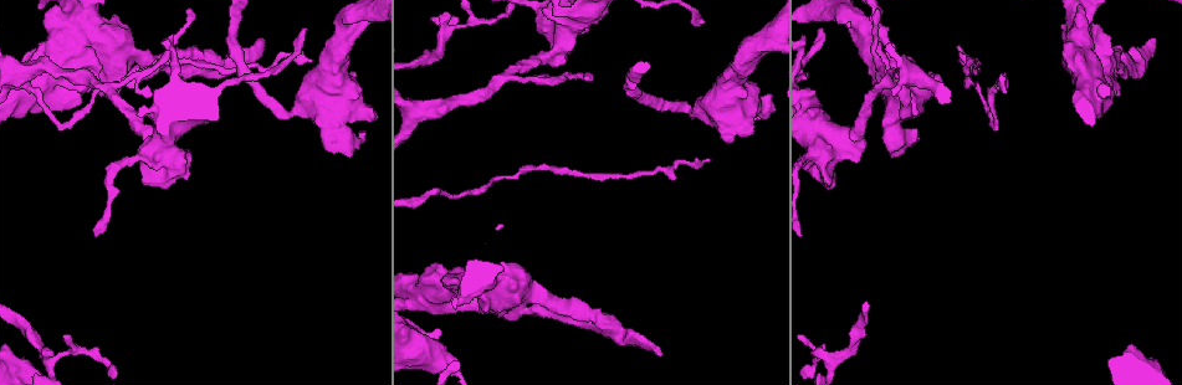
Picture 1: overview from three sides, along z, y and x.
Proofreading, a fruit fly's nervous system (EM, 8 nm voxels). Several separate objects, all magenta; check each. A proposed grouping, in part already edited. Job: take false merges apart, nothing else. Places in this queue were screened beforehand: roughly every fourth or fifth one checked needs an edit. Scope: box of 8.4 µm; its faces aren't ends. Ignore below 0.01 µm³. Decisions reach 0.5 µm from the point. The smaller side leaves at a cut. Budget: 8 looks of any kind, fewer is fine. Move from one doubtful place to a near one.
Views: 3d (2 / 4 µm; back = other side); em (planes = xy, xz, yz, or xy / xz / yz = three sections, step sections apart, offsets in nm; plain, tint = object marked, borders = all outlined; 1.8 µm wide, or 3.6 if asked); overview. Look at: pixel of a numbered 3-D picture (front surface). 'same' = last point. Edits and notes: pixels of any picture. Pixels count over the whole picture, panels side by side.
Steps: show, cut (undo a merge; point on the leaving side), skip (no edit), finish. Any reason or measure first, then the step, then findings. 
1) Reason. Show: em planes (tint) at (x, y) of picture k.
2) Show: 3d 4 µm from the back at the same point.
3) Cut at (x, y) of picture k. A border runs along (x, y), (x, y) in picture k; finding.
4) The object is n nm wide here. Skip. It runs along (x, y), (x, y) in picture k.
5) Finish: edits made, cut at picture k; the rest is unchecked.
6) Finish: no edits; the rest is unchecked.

Thick turns thin. Show: em 3.6 µm xy step 16 (tint) at (818, 140) of picture 1.

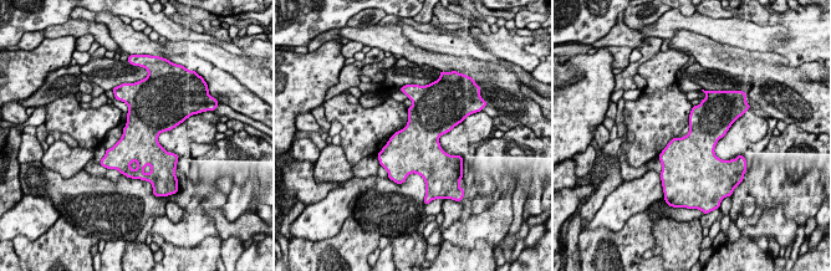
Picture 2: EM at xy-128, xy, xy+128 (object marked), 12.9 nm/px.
Another direction. Show: em 3.6 µm planes (tint) at the same point.

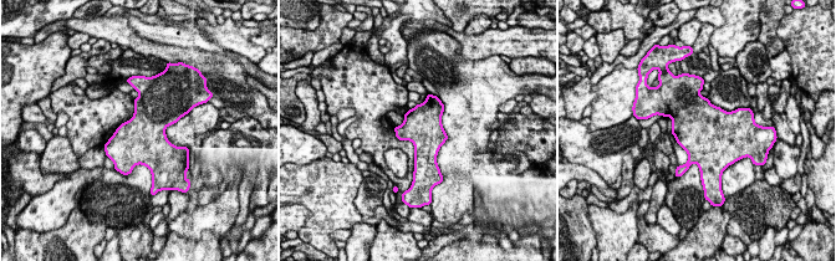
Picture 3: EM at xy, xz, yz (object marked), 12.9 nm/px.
Skip. One cell here.

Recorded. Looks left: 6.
Calibre changes. Show: 3d 4 µm at (289, 113) of picture 1.

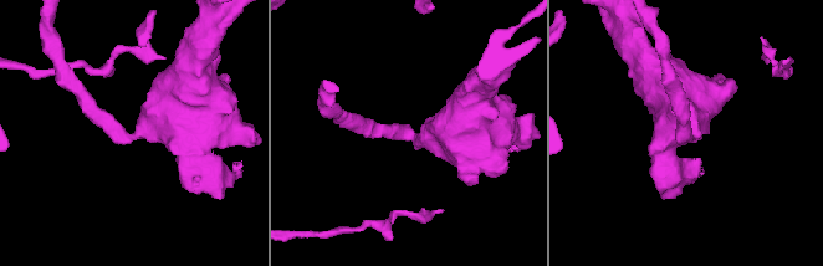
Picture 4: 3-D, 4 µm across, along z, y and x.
The arms are 220, 750 nm wide; shape alone is not enough. Show: em xy step 16 (tint) at (134, 138) of picture 4.

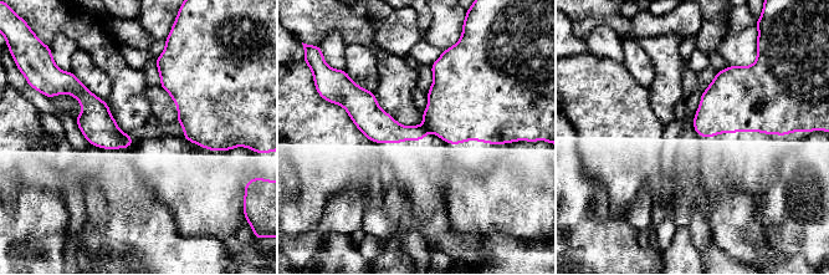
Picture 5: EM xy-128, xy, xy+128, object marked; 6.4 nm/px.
Another direction. Show: em planes (borders) at the same point.

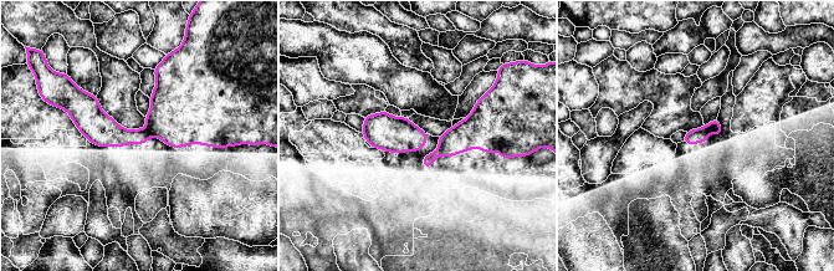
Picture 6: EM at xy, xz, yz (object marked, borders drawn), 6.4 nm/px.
Cut at (111, 134) of picture 6. A second cell is stuck on.

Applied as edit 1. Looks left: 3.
Two arms at a narrow angle. Show: 3d 4 µm at (443, 301) of picture 1.

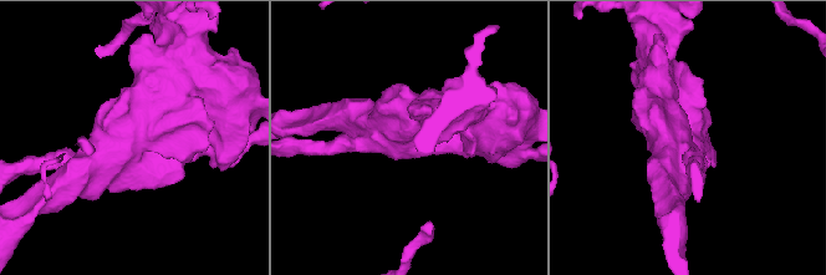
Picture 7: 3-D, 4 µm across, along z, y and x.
4 arms meet here. Show: em 3.6 µm xz step 4 (tint) at (131, 157) of picture 7.

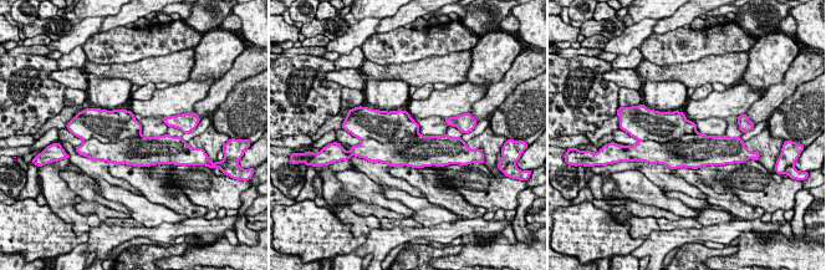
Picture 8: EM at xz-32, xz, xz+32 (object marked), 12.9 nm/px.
The object is 600 nm wide here. Cut at (129, 152) of picture 8. A border runs along (141, 134), (116, 142), (87, 139) in picture 8; a second cell is stuck on.

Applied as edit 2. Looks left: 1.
Finish: edits made, cut at picture 6, cut at picture 8; the rest is unchecked.

